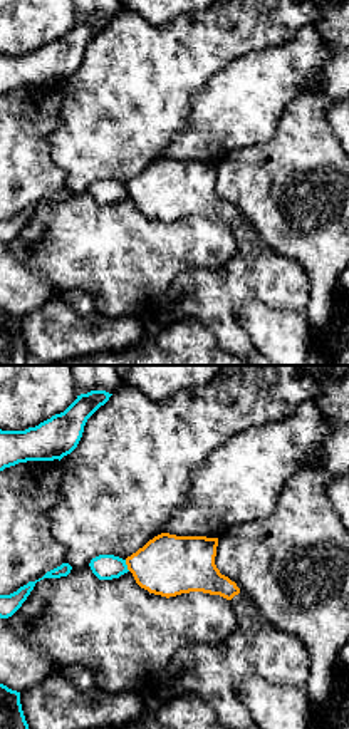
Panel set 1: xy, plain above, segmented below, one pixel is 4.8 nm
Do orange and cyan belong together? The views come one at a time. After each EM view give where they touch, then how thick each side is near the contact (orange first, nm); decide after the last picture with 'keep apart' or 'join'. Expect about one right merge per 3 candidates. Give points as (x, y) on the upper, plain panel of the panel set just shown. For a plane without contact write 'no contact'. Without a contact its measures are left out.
contact (126, 188); calibres 300 and 130 nm

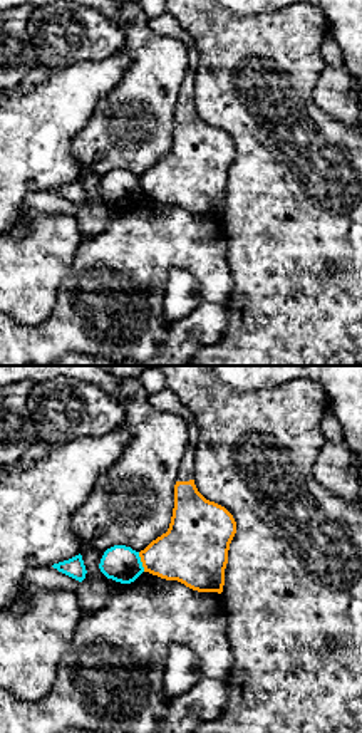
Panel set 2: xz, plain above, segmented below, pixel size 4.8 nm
contact (143, 187); calibres 320 and 170 nm

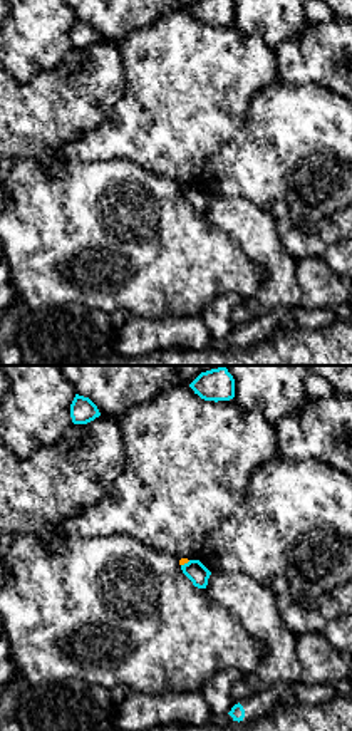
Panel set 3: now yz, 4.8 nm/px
contact (185, 186); calibres 30 and 100 nm

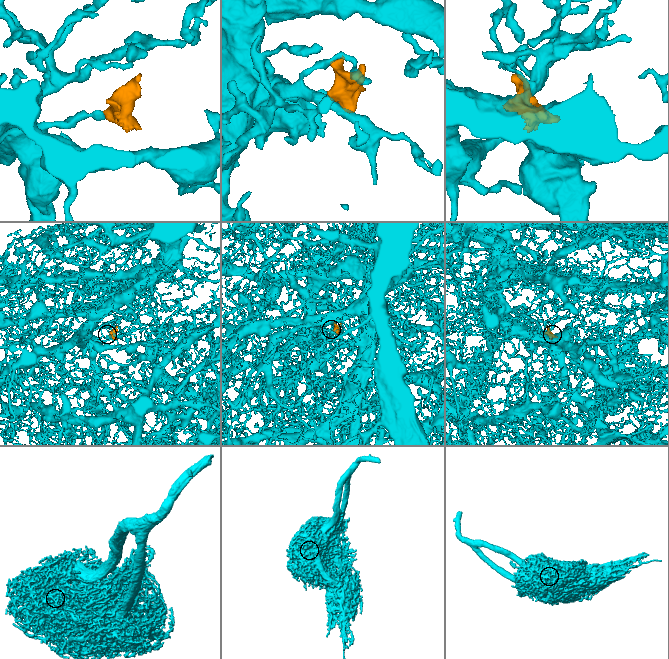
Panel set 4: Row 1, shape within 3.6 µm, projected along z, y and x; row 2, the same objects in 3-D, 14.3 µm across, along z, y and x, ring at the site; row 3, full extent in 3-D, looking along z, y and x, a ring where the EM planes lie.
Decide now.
keep apart

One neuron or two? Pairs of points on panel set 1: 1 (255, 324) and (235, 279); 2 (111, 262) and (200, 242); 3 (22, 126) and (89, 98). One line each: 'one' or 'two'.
1: two
2: one
3: two

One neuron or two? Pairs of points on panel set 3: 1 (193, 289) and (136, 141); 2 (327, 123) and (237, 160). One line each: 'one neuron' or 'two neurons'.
1: two neurons
2: one neuron

